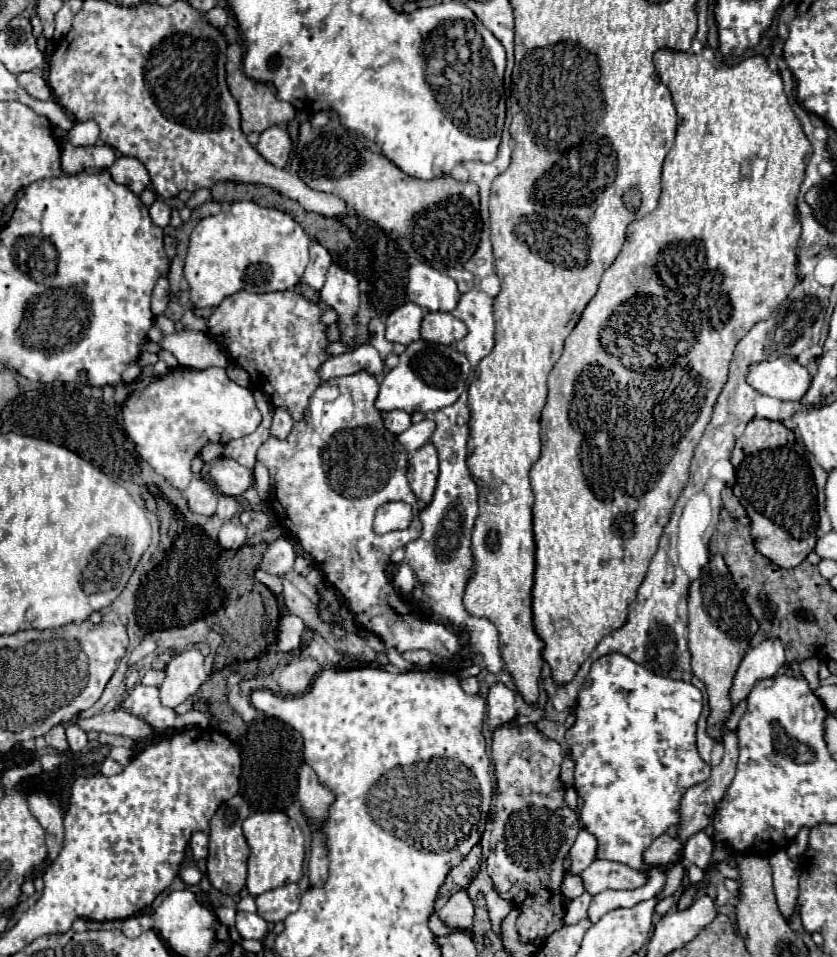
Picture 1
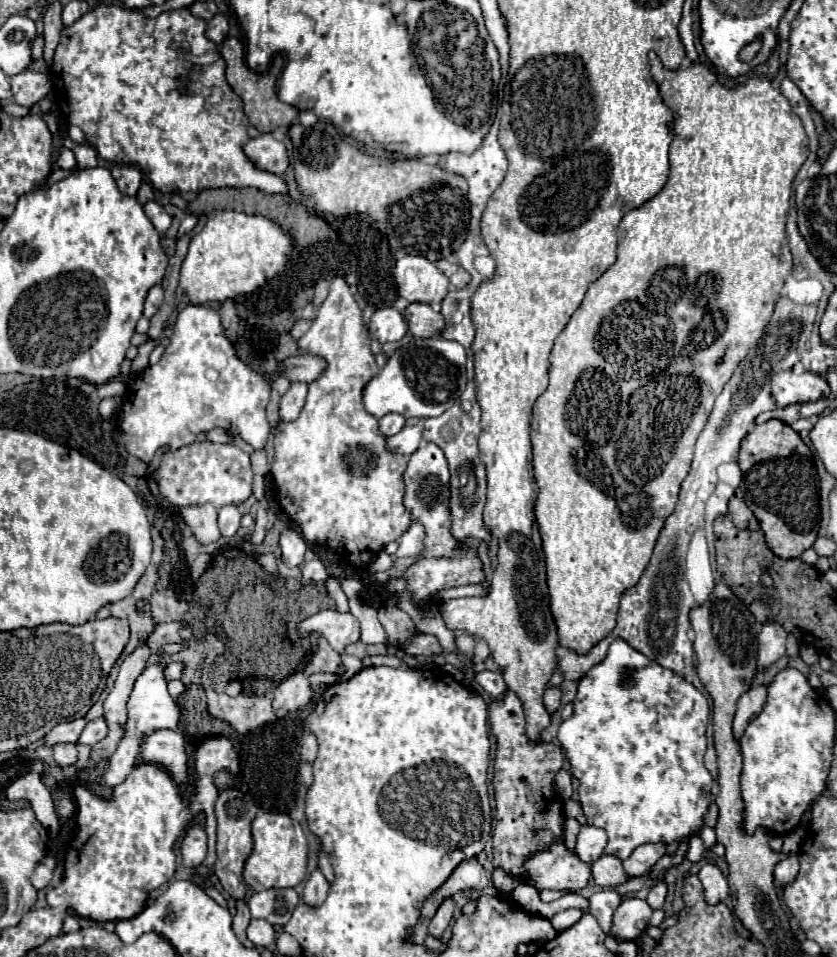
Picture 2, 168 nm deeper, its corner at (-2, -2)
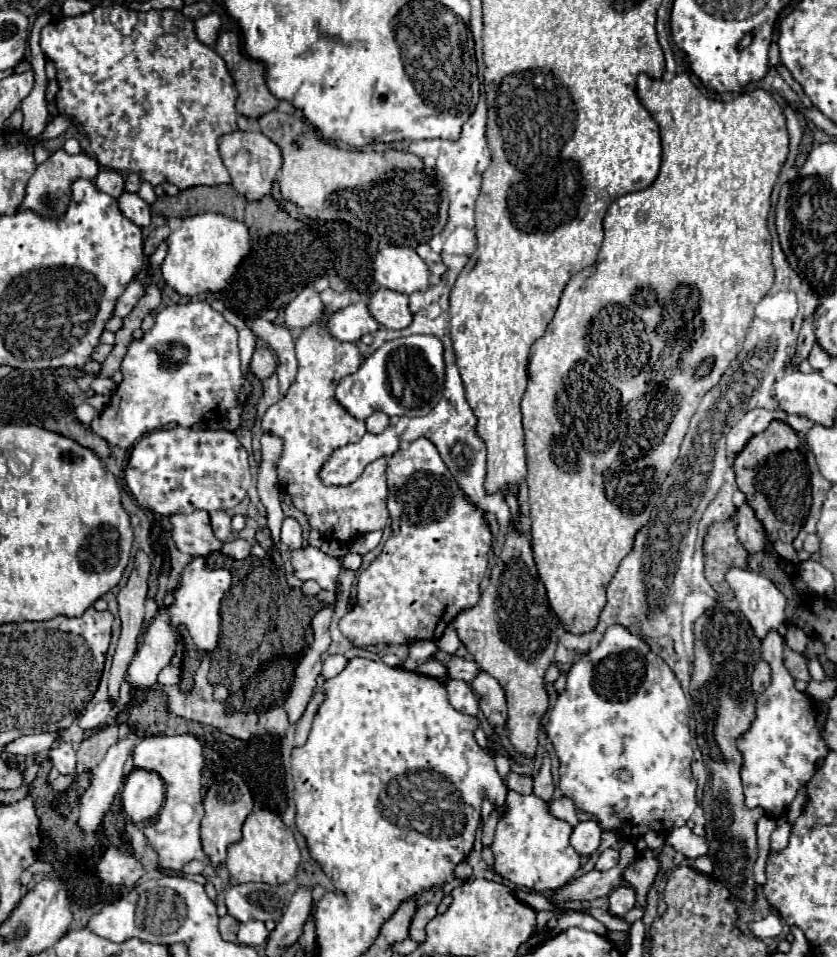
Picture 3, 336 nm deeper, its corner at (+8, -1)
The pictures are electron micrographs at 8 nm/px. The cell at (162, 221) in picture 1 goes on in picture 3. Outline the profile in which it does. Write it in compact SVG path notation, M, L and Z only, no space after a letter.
M124 193L118 197L118 207L122 211L124 217L128 217L132 223L136 223L138 227L148 227L150 225L150 205L146 201L142 201L136 193Z

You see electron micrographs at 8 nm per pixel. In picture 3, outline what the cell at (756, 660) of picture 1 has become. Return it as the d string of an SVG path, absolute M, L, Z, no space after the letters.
M732 567L726 573L726 581L736 595L740 611L756 631L756 637L764 639L770 629L782 625L786 597L768 577L758 571Z

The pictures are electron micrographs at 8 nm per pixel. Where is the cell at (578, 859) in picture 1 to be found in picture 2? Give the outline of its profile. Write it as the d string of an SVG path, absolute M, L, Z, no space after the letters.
M584 824L578 832L578 842L576 842L576 856L586 862L592 864L596 862L606 848L606 832L602 828Z

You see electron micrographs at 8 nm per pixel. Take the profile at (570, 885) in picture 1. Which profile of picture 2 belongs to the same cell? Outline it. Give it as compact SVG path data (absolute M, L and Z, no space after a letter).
M554 844L548 852L538 852L526 860L528 880L538 890L566 890L580 892L588 886L590 866L582 864L576 854L568 852L564 844Z

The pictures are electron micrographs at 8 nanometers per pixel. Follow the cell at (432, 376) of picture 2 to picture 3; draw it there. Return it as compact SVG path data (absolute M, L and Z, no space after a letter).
M410 335L386 341L380 349L364 359L360 369L348 377L344 377L336 387L336 401L356 419L366 421L372 411L384 411L386 415L408 415L420 417L430 413L436 403L442 399L444 387L444 357L442 357L442 343L432 335Z

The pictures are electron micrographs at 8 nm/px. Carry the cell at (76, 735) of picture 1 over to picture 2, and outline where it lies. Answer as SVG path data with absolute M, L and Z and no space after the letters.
M96 718L96 720L90 720L88 726L82 730L80 734L80 744L88 744L88 746L94 746L96 742L100 742L104 736L106 736L108 728L106 728L106 720L104 718Z

